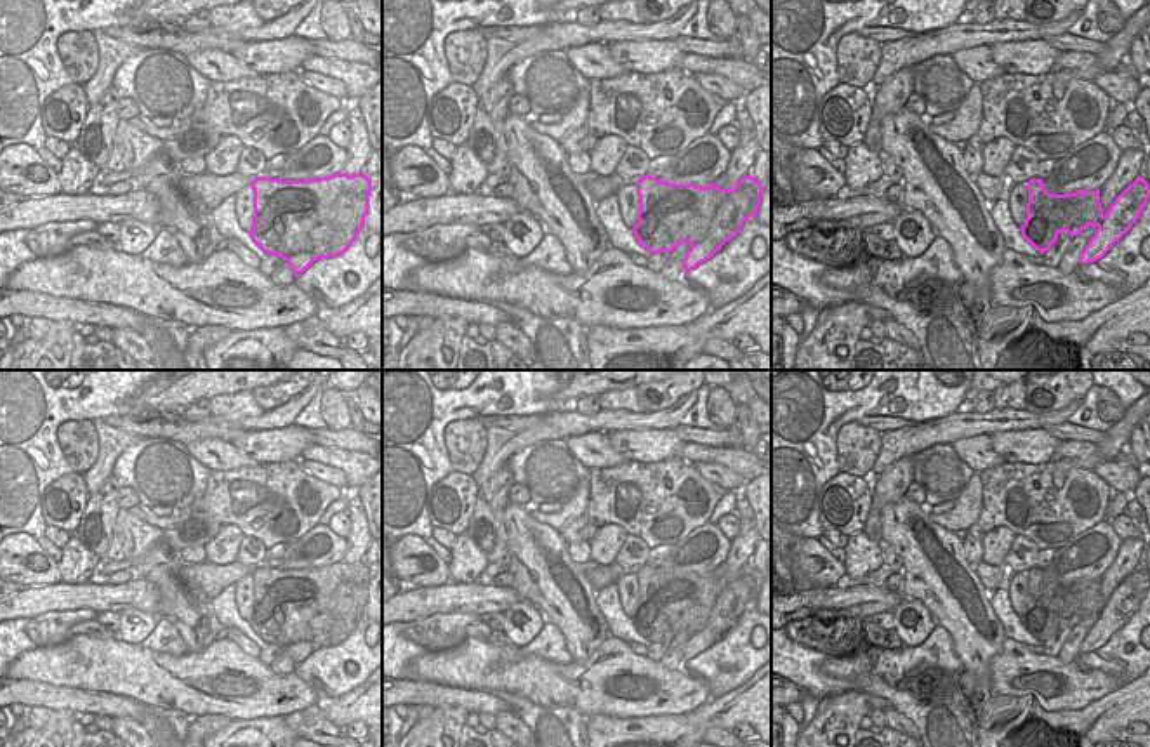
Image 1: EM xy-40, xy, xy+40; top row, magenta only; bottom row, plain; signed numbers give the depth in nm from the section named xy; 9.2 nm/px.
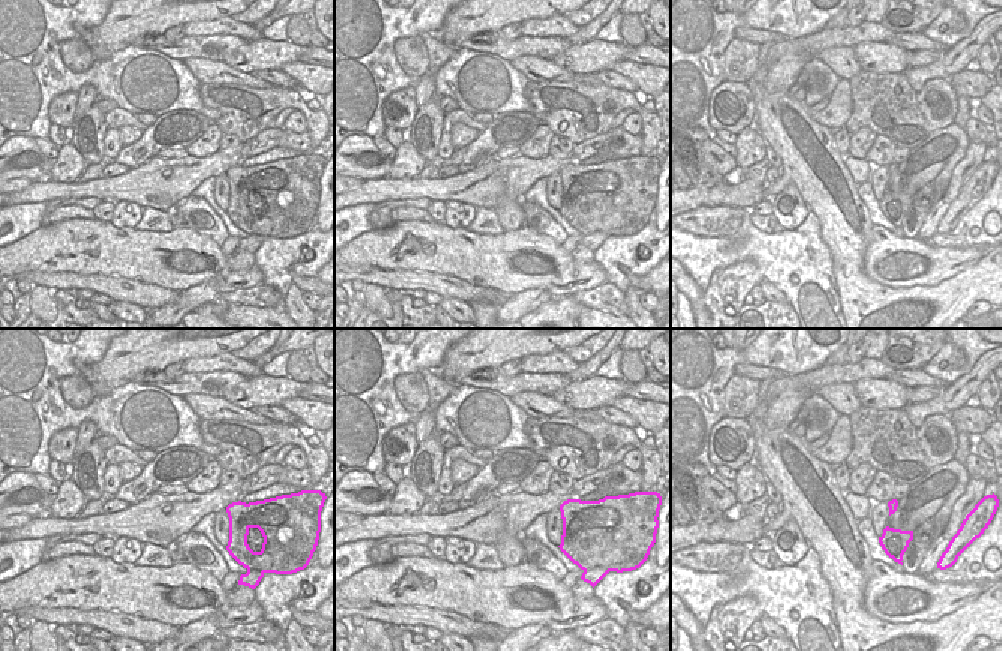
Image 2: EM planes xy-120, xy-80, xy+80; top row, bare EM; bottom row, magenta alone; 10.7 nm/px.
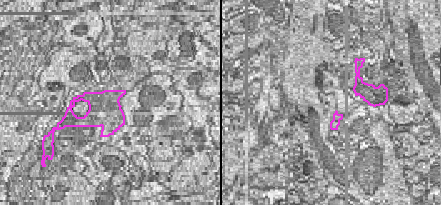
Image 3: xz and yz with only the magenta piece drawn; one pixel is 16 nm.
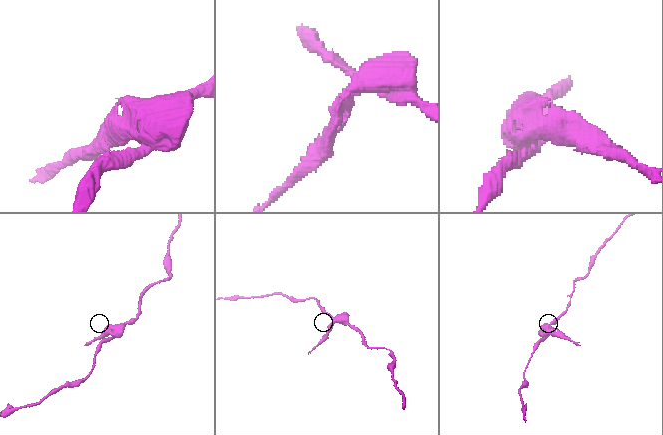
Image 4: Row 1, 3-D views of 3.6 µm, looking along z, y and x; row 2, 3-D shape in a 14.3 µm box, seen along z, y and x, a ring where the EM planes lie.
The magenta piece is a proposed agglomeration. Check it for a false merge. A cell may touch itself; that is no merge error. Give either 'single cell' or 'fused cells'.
fused cells

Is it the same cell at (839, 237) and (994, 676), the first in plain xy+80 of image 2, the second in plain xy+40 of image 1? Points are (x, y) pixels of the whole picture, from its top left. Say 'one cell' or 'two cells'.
two cells

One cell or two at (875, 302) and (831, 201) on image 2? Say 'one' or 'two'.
one

